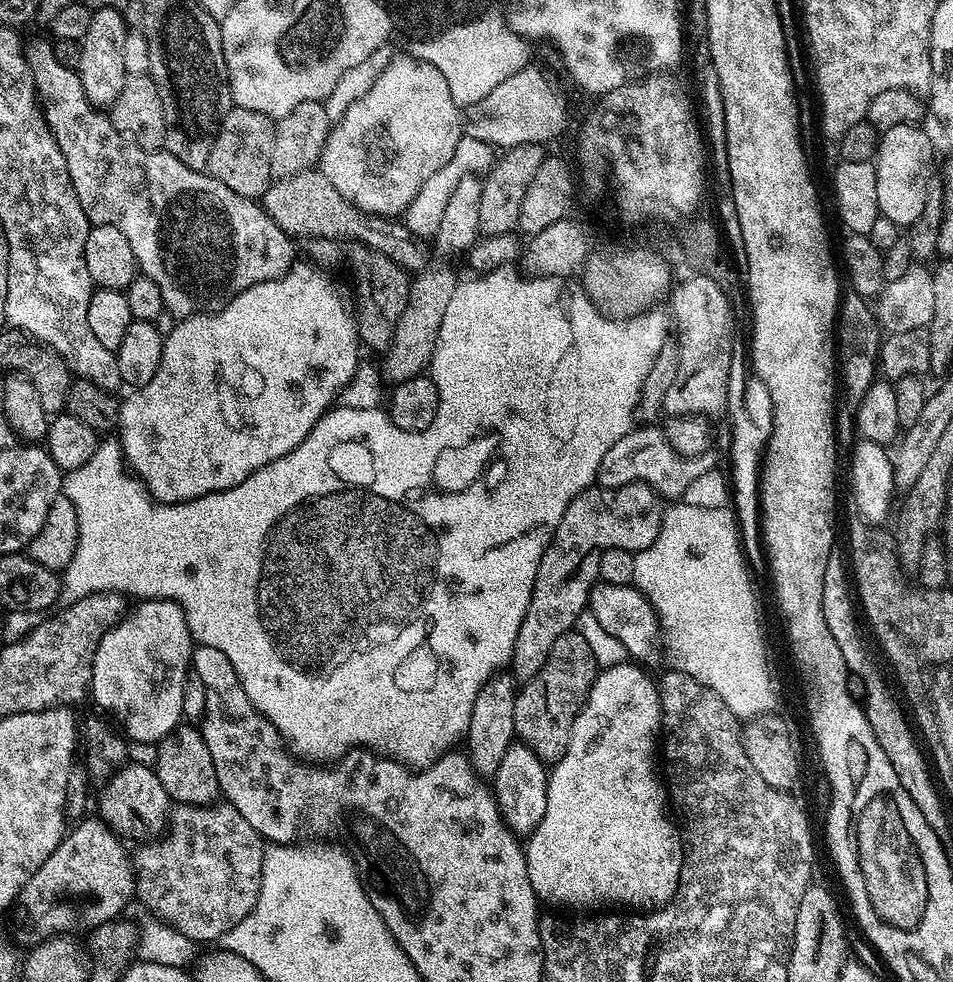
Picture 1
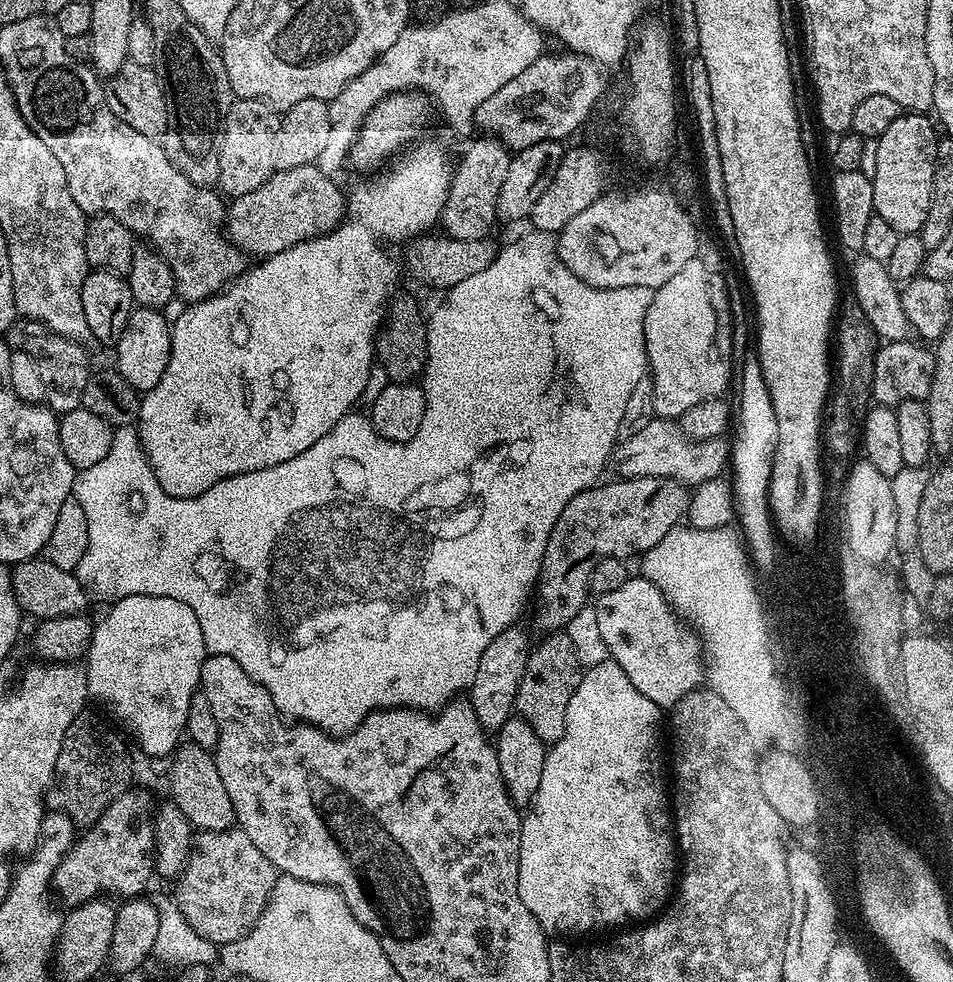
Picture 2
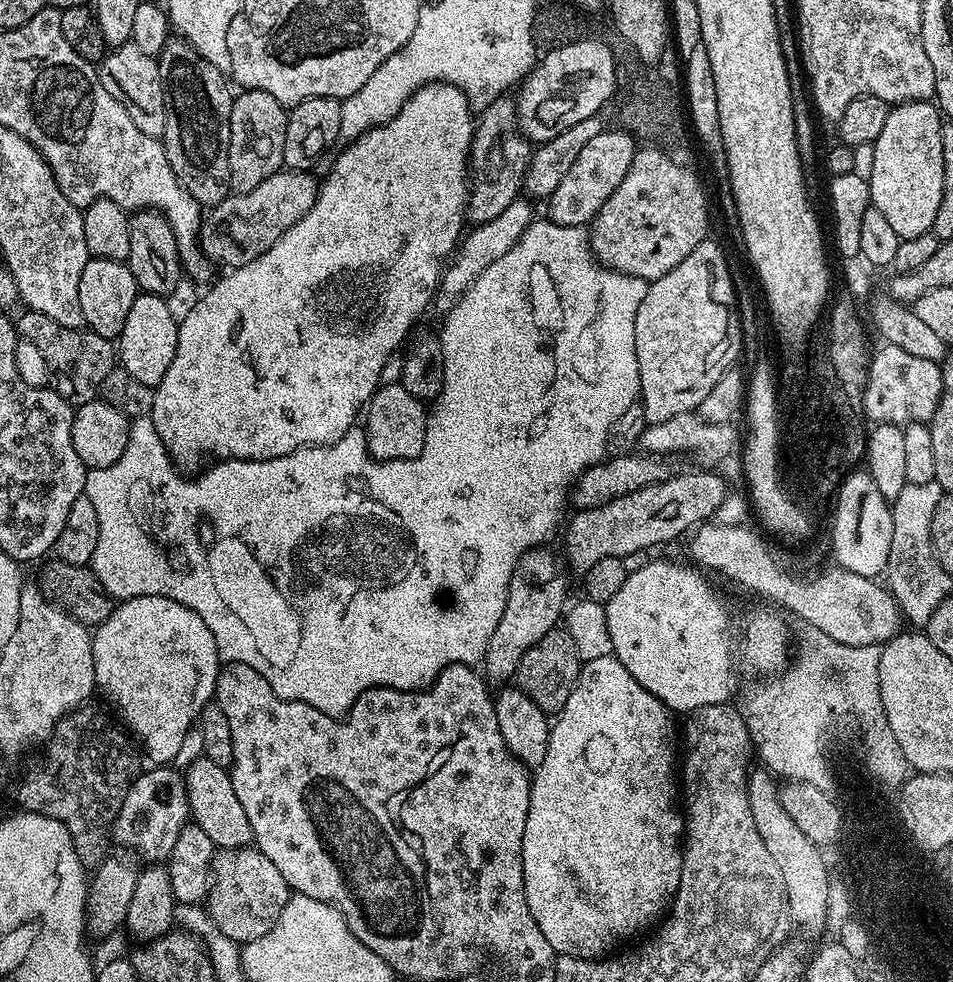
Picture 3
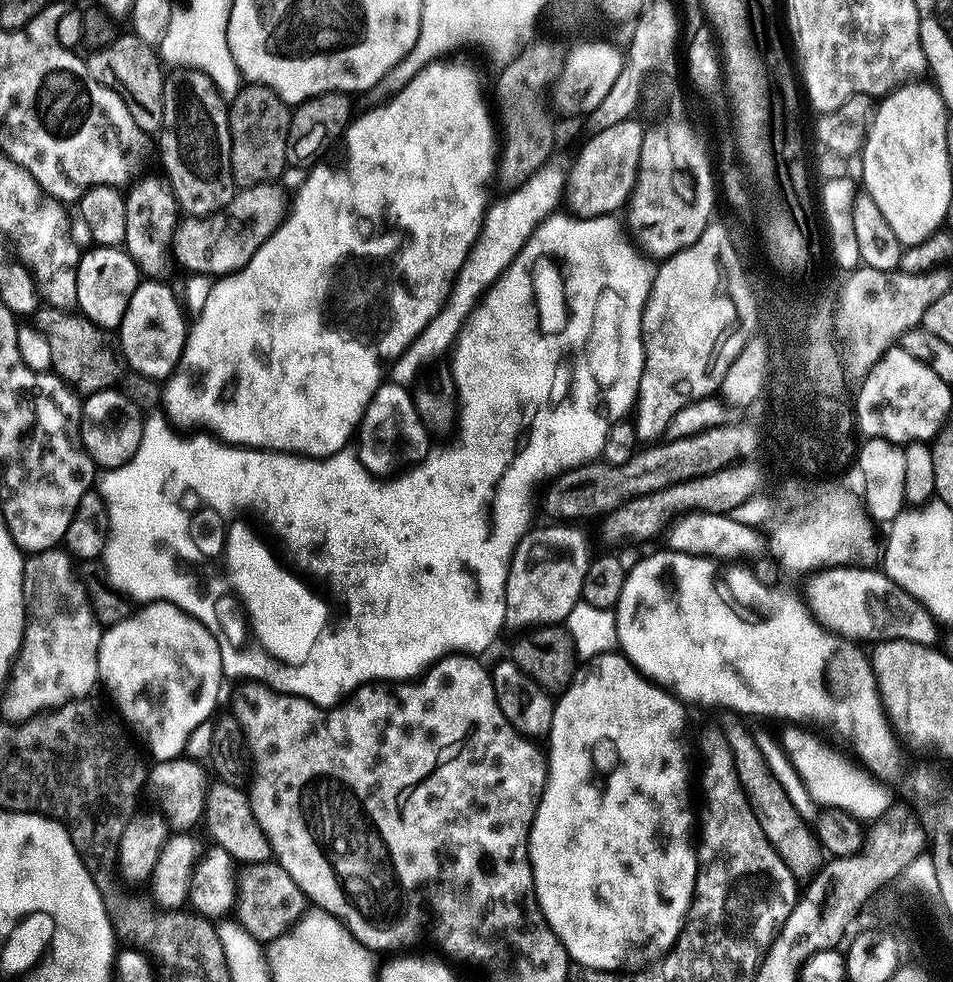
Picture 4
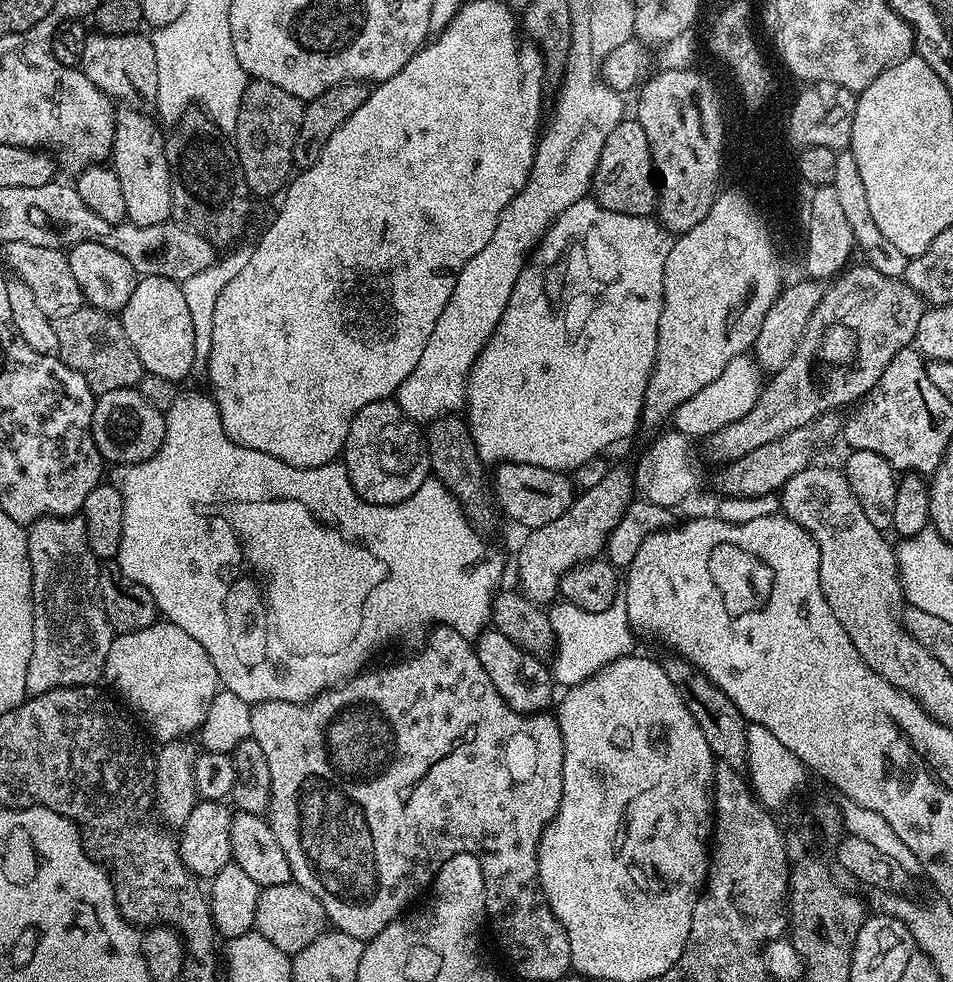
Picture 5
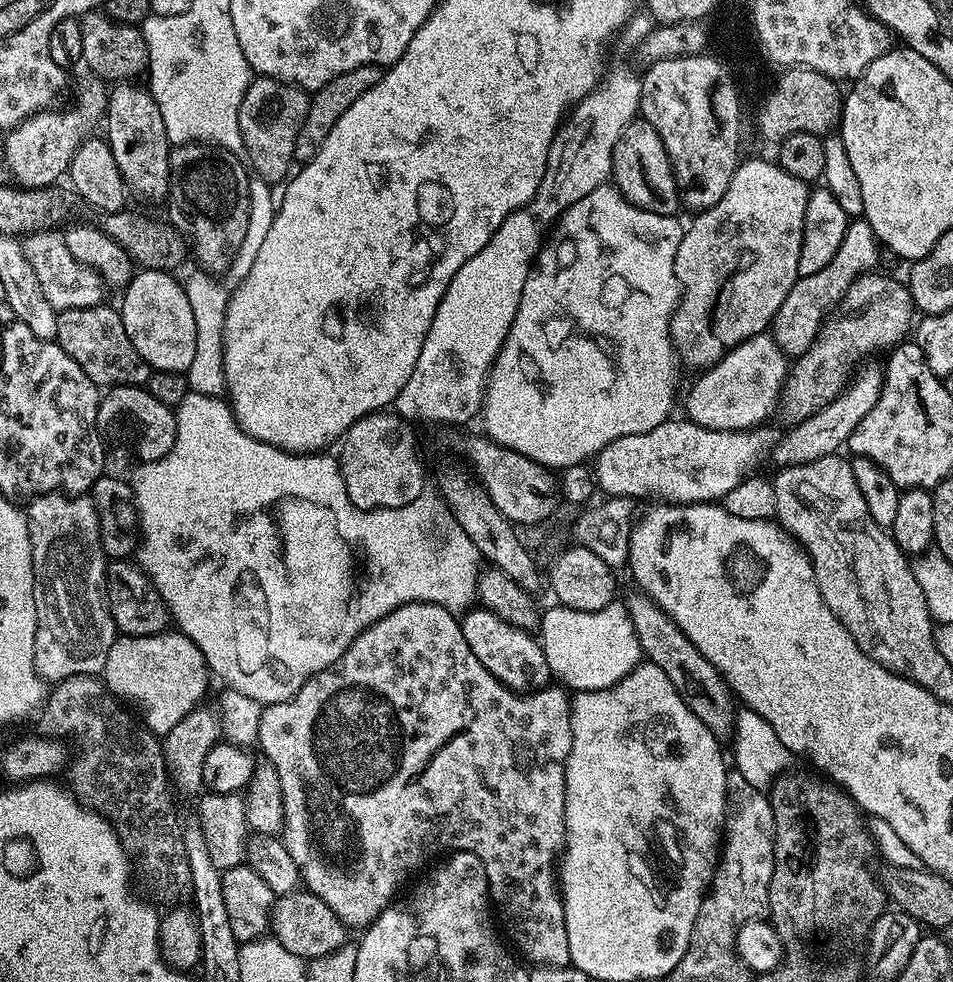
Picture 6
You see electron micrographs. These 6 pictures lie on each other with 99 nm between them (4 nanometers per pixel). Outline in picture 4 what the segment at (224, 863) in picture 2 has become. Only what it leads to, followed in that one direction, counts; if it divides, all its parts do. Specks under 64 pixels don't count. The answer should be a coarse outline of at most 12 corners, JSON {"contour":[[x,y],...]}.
{"contour":[[280,864],[239,873],[234,916],[255,940],[287,935],[304,891]]}

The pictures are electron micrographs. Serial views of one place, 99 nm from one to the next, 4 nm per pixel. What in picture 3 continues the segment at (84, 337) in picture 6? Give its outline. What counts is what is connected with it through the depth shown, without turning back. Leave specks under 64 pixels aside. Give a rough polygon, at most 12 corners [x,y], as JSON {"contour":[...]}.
{"contour":[[31,310],[16,335],[42,350],[73,406],[97,399],[113,341]]}

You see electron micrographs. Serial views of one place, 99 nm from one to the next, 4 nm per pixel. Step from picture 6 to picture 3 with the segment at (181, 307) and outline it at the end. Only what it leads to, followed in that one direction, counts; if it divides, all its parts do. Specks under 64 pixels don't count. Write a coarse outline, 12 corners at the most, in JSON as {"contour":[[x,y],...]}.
{"contour":[[137,295],[119,367],[153,389],[178,346],[163,296]]}

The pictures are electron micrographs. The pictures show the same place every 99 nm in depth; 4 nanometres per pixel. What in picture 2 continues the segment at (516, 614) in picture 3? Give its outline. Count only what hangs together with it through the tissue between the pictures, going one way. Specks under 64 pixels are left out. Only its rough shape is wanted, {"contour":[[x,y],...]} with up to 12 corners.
{"contour":[[520,626],[482,654],[470,703],[485,733],[513,719],[529,655]]}

